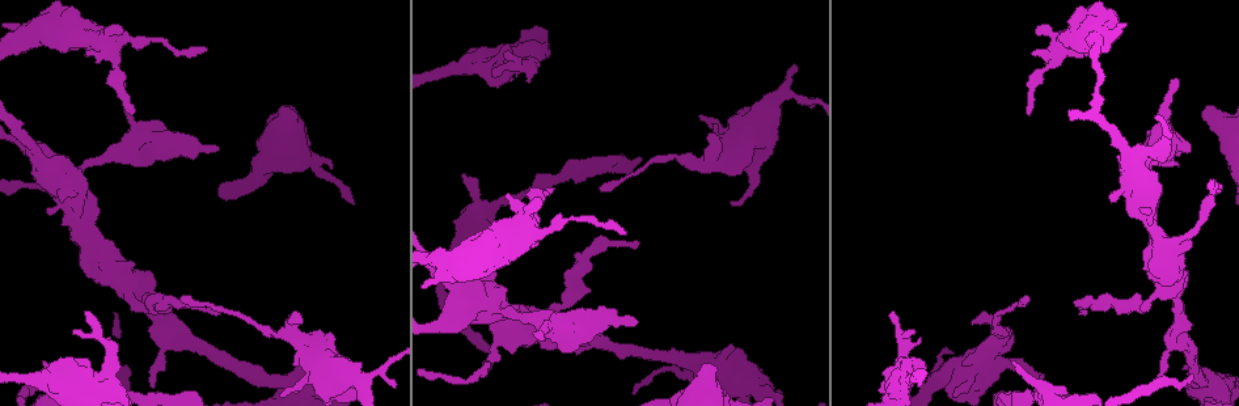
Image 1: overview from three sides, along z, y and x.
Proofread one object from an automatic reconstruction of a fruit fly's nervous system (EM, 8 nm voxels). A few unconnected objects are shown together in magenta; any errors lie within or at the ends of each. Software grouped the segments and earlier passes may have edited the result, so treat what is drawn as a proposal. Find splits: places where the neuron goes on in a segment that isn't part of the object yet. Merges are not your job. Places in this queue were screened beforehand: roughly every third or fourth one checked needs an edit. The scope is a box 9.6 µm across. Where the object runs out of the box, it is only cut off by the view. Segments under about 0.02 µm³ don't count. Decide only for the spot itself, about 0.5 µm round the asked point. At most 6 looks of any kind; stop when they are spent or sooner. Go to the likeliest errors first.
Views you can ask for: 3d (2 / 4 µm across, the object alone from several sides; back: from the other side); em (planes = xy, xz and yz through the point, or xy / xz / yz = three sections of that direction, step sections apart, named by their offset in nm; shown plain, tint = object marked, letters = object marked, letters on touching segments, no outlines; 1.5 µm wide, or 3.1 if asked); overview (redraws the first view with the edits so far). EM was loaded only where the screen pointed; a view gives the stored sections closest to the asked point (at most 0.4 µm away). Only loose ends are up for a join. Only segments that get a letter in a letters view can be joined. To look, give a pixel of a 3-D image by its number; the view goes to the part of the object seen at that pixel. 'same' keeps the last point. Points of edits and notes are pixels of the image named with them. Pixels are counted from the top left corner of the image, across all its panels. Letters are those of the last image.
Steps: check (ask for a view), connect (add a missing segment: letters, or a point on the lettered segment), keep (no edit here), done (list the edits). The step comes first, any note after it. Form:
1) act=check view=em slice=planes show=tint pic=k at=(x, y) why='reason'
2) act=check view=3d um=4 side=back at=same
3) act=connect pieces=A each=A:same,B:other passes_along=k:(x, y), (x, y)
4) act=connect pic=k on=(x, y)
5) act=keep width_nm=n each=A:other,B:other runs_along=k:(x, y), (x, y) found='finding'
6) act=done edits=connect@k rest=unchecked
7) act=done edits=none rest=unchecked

act=check view=3d um=4 pic=1 at=(1190, 377) why='an open end'

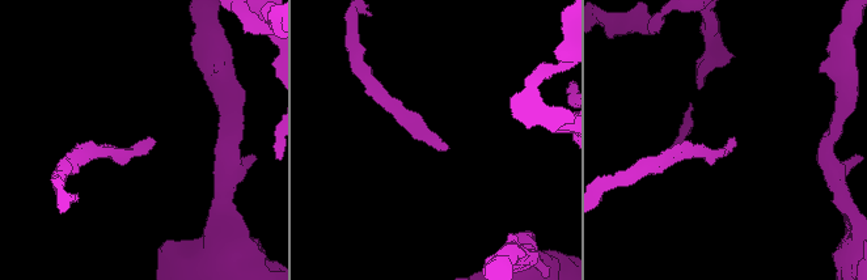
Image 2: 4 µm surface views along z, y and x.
act=check view=em slice=xz step=4 show=tint pic=2 at=(443, 145)

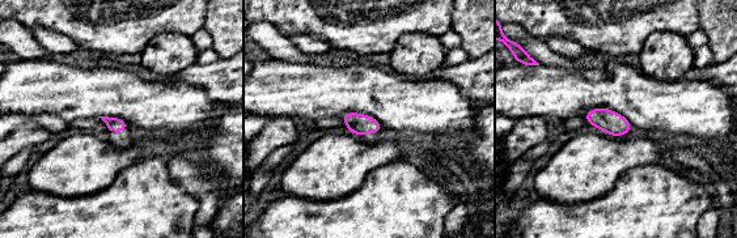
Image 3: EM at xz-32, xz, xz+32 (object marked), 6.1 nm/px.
act=check view=em slice=planes show=letters at=same why='another direction'

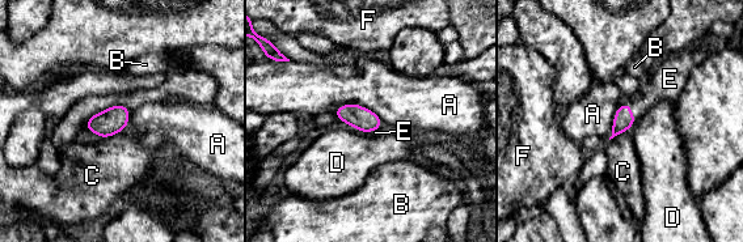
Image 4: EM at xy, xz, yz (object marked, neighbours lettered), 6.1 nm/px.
act=connect pieces=E each=A:other,B:other,C:other,D:other,E:same,F:other found='it goes on there'

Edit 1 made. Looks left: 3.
act=check view=overview why='see it whole again'

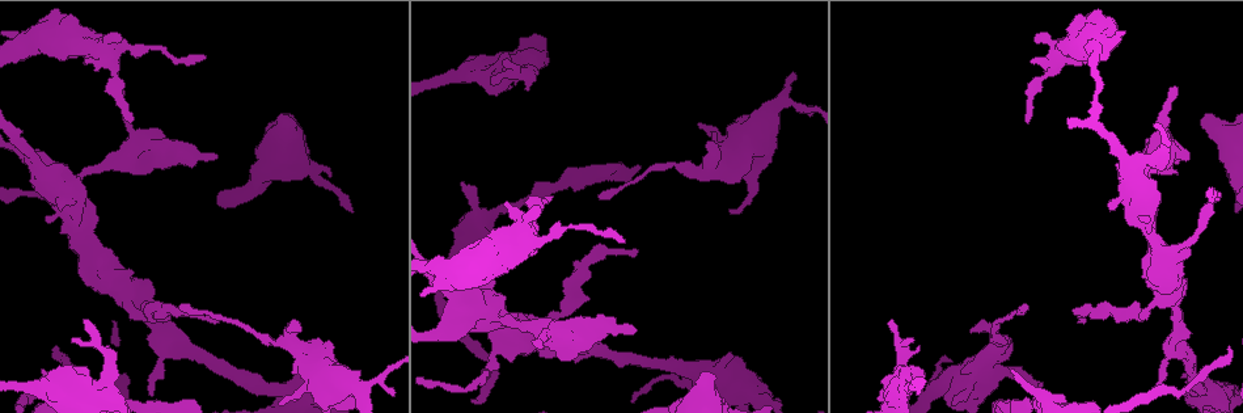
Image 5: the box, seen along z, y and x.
act=check view=3d um=2 side=back pic=5 at=(705, 377) why='thick end'

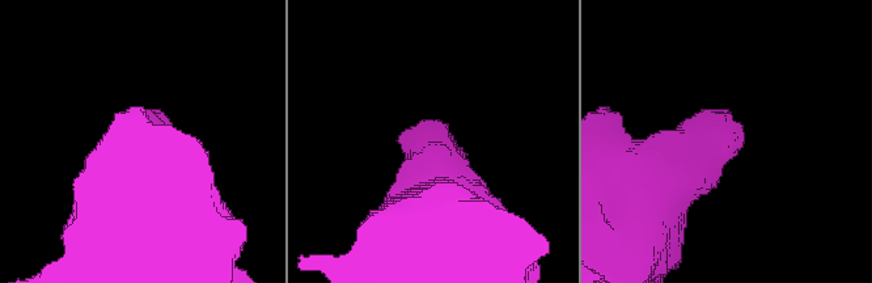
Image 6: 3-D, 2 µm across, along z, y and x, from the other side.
act=check view=em slice=planes show=letters pic=6 at=(728, 111)

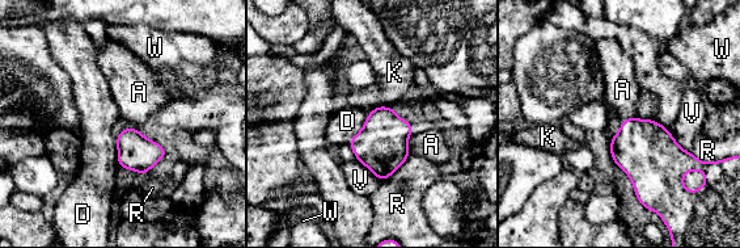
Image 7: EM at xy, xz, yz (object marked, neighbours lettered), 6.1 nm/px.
act=connect pieces=K each=A:other,D:other,K:same,R:other,V:other,W:other passes_along=7:(381, 144), (387, 106), (394, 72) found='it goes on there'

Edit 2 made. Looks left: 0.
act=done edits=connect@4,connect@7 rest=unchecked

